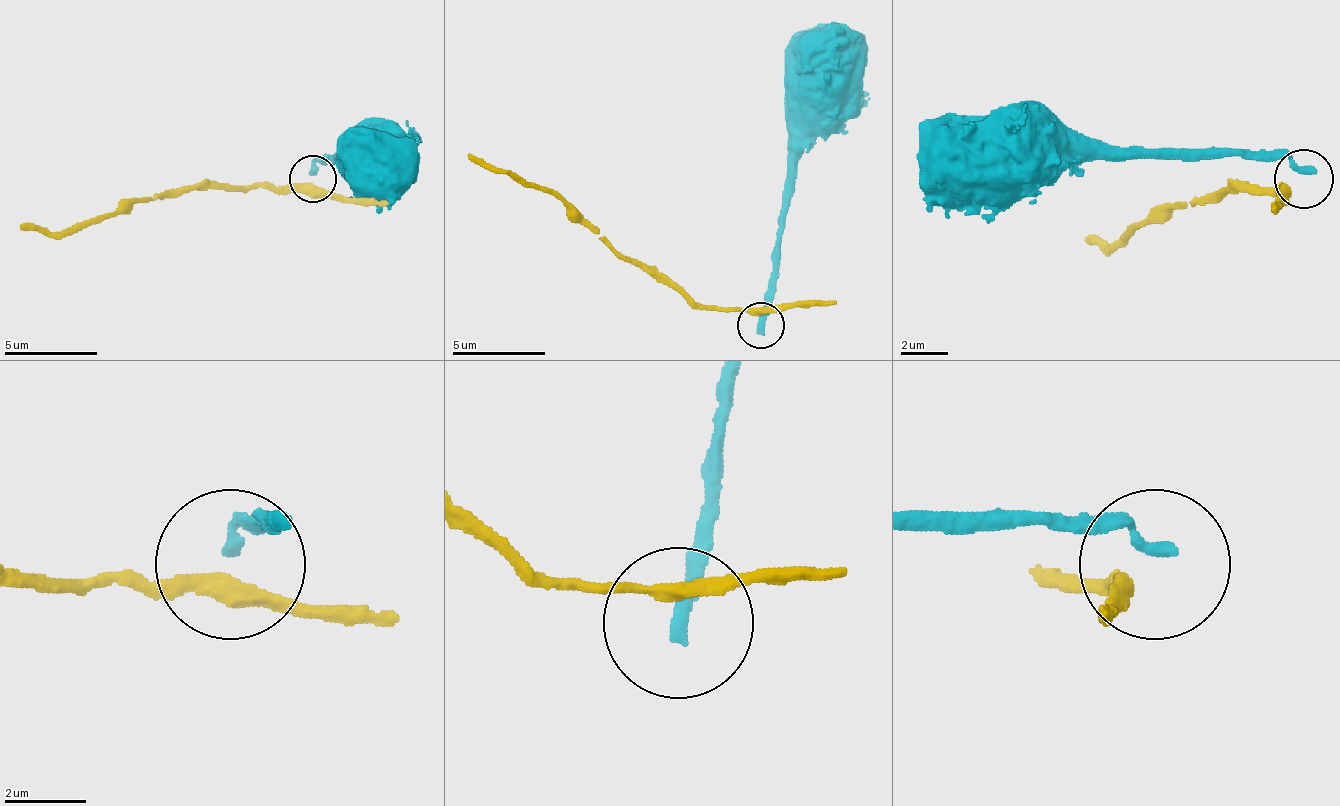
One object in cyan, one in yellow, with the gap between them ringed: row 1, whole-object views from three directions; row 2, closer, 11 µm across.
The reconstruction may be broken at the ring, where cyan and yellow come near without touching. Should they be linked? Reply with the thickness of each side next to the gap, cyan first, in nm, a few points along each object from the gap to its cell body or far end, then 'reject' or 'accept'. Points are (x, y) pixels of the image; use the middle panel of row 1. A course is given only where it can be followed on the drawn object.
340/400 nm | cyan via (763, 323), (772, 309), (772, 258), (791, 179), (791, 85), (814, 62), (828, 62) | yellow via (758, 313), (693, 309), (623, 262), (577, 216), (539, 188), (493, 174), (470, 155) | reject

